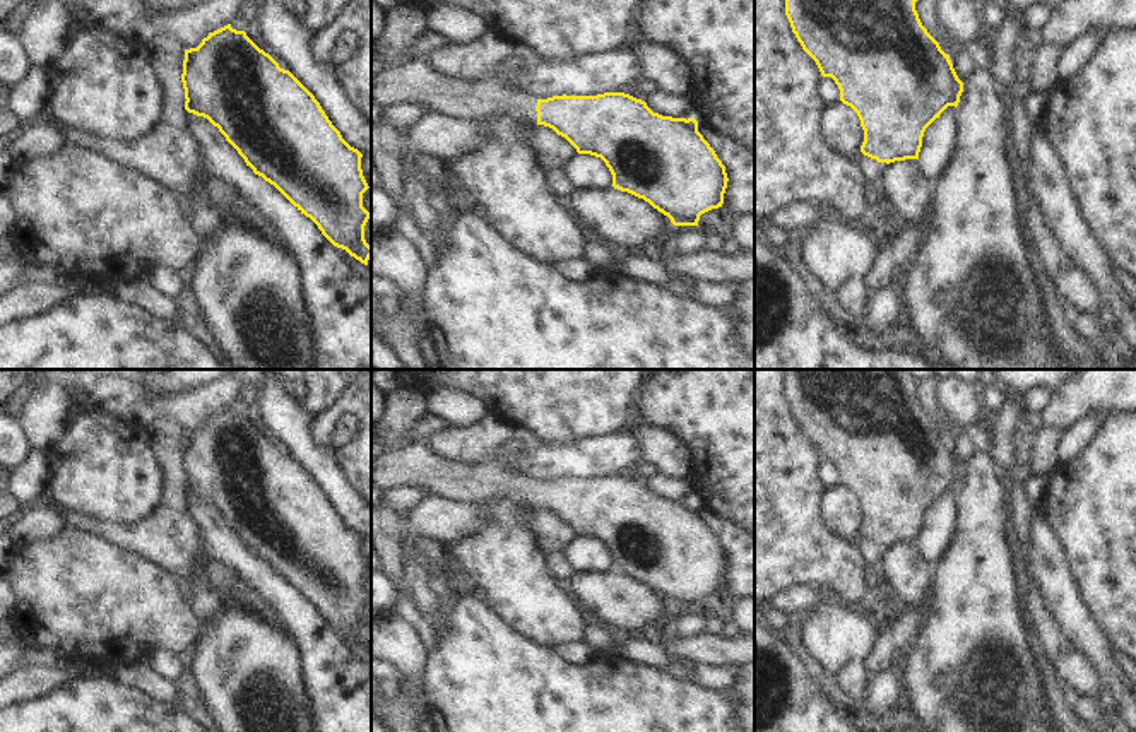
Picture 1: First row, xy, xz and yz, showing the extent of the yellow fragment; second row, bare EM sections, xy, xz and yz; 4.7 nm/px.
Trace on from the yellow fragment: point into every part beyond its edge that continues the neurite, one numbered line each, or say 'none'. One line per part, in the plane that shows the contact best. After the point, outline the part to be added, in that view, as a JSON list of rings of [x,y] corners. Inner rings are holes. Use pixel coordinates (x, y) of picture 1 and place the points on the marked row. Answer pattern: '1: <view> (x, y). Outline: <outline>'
1: xz (416, 81). Outline: [[[426,56],[385,67],[371,77],[371,103],[411,103],[453,120],[481,121],[510,115],[537,123],[537,97],[517,94],[500,72],[491,79],[453,79],[440,74]]]

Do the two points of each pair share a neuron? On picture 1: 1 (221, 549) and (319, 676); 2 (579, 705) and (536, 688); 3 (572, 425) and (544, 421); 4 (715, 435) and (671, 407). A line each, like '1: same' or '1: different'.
1: same
2: same
3: same
4: same

